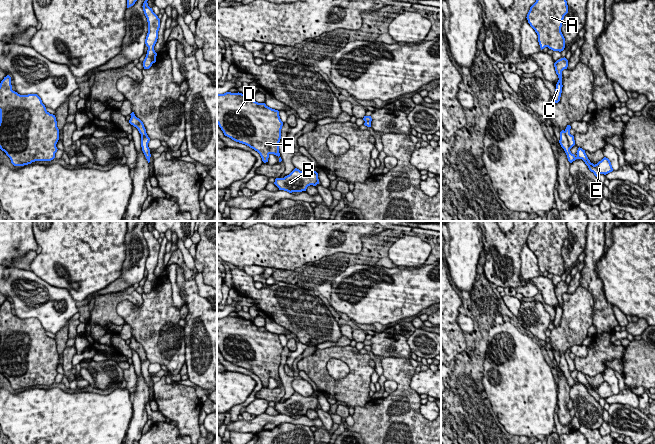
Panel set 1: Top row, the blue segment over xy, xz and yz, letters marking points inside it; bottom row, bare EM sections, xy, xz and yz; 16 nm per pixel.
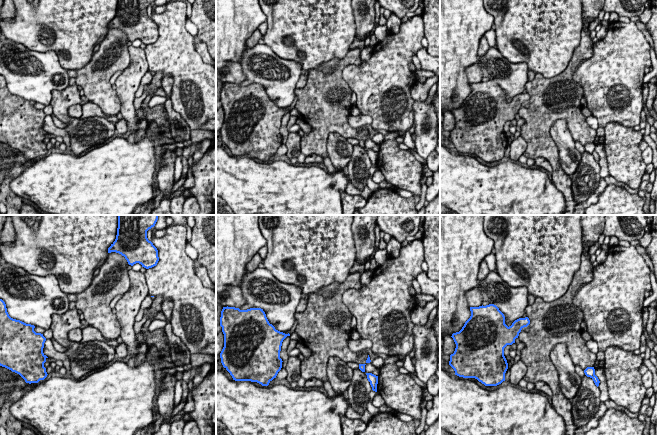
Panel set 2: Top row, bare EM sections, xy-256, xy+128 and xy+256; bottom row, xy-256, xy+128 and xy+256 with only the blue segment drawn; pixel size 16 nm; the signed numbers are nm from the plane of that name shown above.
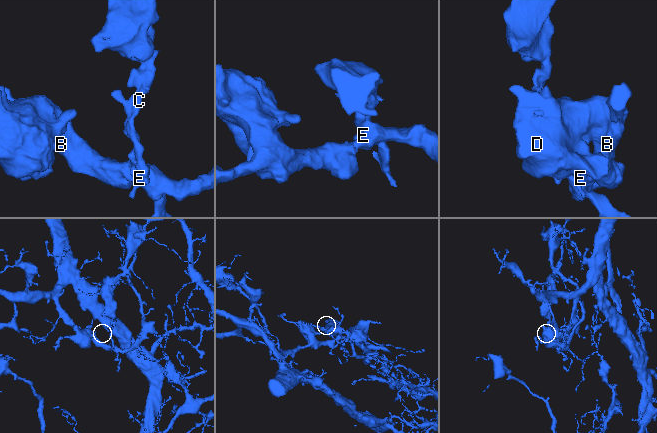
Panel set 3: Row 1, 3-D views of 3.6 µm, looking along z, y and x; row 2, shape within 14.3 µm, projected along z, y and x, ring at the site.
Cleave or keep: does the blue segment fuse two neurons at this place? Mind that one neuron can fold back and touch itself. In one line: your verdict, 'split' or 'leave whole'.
split

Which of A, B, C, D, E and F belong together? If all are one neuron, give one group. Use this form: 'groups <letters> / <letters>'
groups A / B C D E F

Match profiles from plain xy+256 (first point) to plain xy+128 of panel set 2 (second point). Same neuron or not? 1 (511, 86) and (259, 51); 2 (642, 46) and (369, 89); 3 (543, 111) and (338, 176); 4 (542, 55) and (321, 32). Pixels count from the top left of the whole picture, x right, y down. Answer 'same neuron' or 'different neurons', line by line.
1: same neuron
2: same neuron
3: different neurons
4: same neuron

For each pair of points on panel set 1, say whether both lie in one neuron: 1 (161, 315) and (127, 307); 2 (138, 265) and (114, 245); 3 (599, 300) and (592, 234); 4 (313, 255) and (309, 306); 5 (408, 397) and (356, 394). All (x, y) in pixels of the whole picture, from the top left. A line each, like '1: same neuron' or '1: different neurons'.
1: same neuron
2: different neurons
3: same neuron
4: different neurons
5: different neurons

